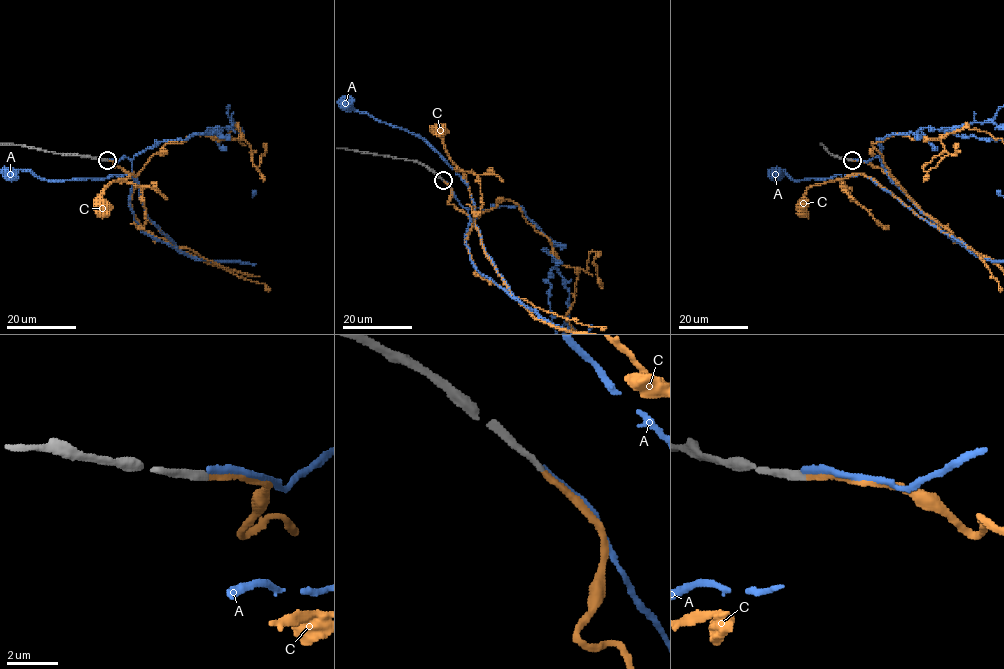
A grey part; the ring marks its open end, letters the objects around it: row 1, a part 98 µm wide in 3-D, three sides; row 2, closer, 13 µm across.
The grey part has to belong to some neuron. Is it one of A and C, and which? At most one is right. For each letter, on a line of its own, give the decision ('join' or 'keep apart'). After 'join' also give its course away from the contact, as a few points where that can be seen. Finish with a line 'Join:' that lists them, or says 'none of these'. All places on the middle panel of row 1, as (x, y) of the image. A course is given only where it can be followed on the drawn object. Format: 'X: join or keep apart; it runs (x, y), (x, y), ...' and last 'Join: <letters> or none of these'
A: keep apart
C: join; it runs (443, 180), (448, 203), (472, 219), (465, 245), (474, 270), (506, 289), (474, 225), (465, 174), (438, 131)
Join: C

